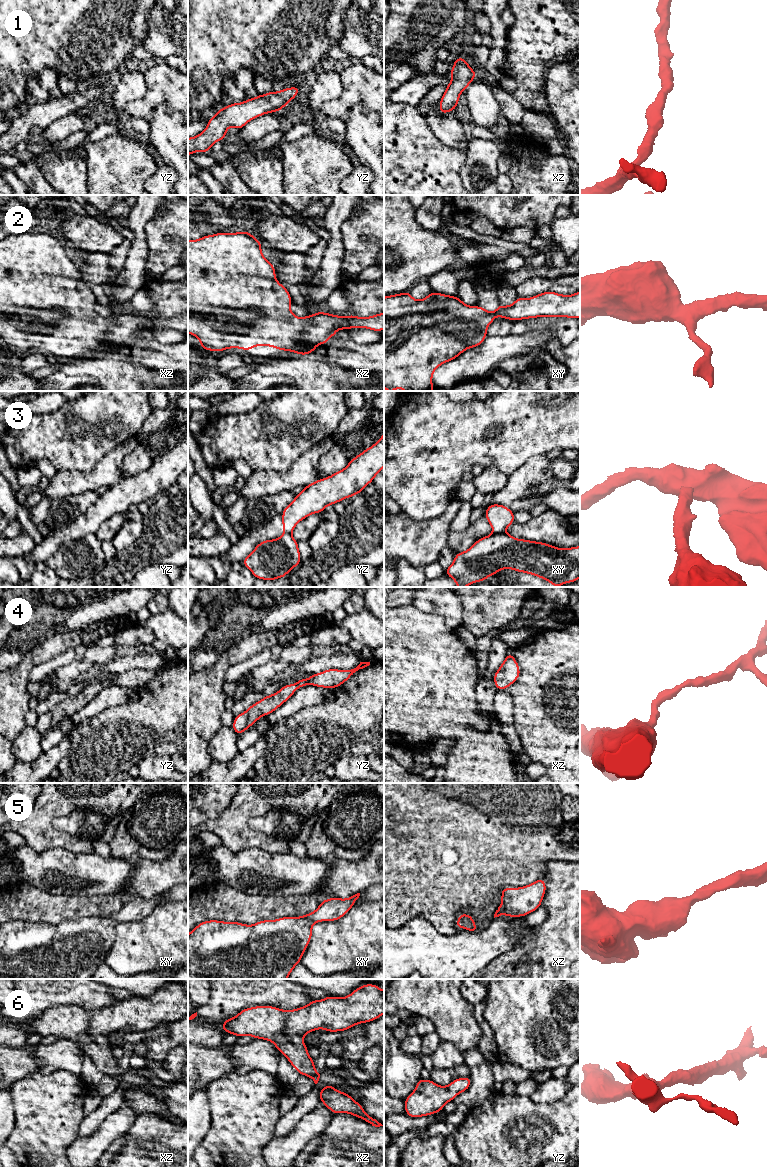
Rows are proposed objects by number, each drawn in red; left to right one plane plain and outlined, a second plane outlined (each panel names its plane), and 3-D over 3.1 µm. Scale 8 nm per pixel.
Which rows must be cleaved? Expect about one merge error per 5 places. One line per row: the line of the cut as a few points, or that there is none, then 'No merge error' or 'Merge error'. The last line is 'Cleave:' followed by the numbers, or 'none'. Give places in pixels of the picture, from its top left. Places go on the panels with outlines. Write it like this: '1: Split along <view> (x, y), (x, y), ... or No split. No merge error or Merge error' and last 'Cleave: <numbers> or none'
1: No split. No merge error
2: No split. No merge error
3: Split along xy (494, 532), (503, 533). Merge error
4: No split. No merge error
5: No split. No merge error
6: No split. No merge error
Cleave: 3

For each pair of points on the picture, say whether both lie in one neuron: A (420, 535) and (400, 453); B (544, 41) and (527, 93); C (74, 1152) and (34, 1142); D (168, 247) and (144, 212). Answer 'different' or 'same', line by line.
A: different
B: same
C: different
D: different

